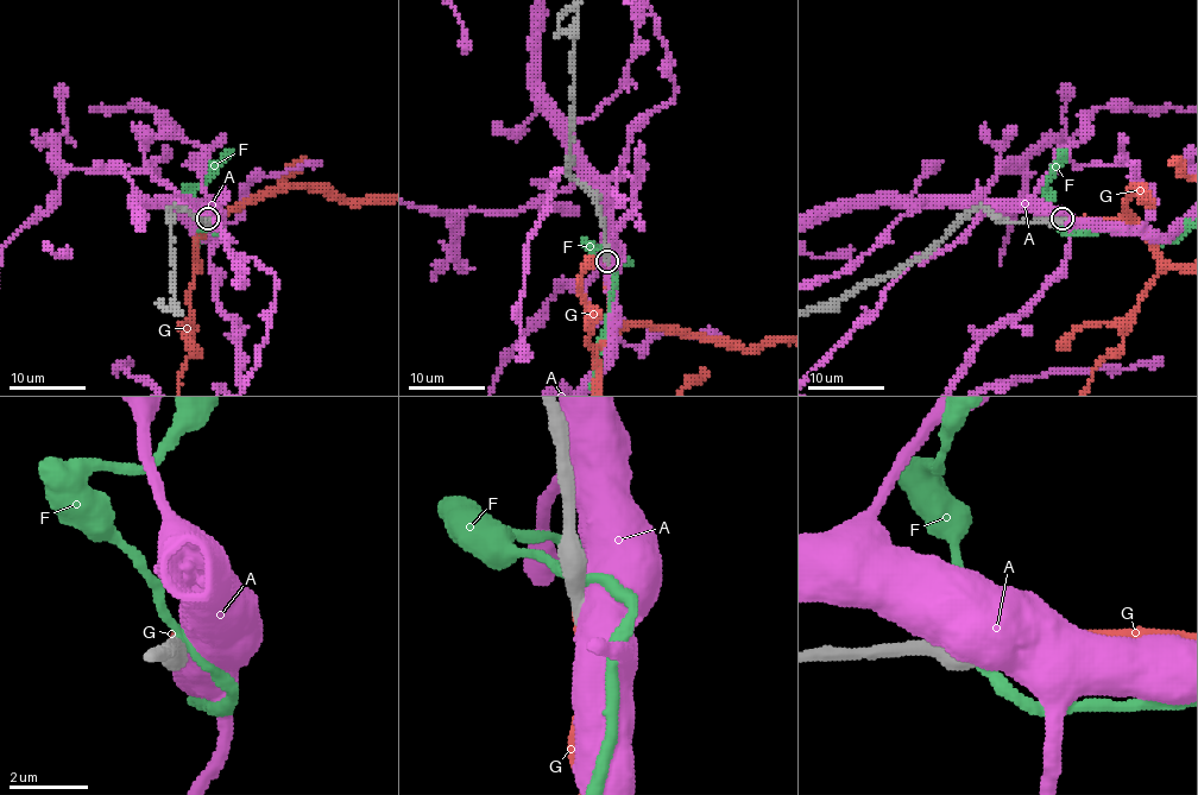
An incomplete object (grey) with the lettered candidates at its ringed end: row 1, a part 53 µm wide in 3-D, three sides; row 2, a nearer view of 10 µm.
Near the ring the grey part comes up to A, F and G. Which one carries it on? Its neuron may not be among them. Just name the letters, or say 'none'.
G

